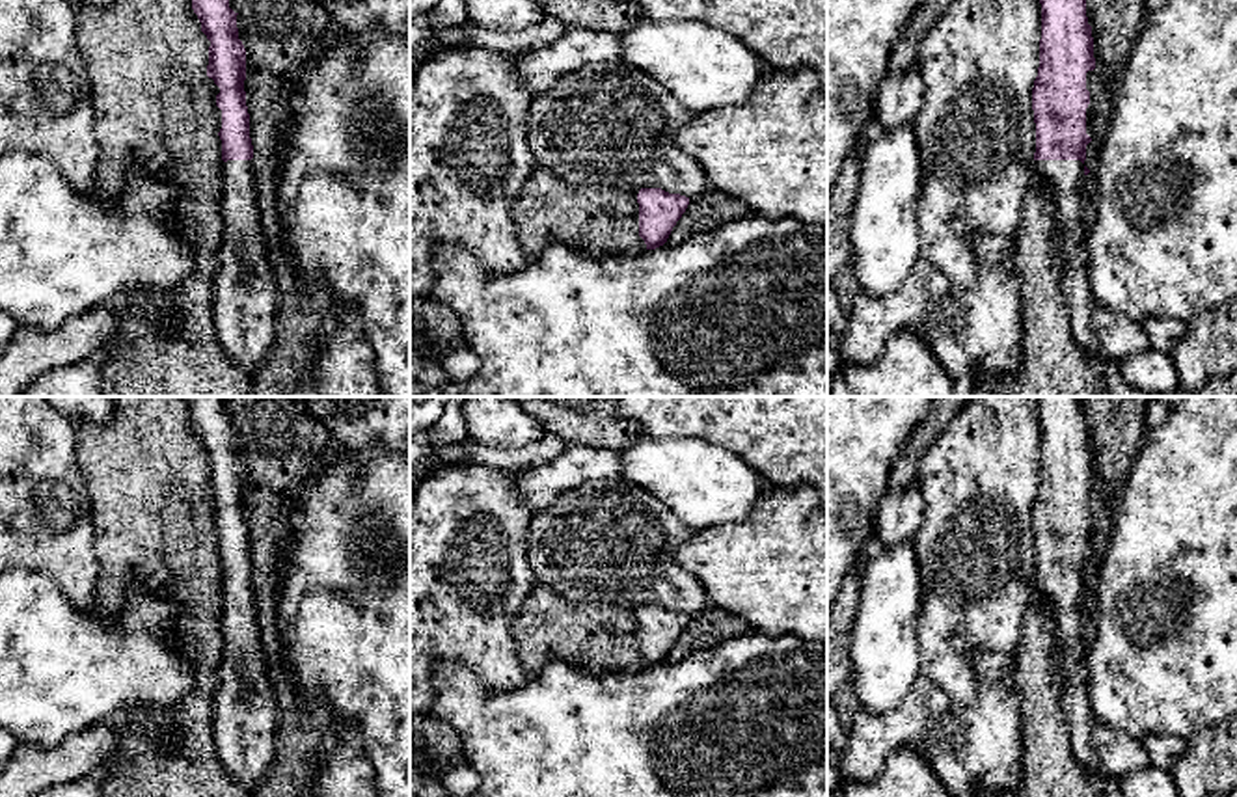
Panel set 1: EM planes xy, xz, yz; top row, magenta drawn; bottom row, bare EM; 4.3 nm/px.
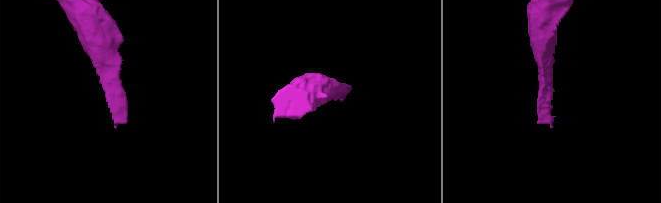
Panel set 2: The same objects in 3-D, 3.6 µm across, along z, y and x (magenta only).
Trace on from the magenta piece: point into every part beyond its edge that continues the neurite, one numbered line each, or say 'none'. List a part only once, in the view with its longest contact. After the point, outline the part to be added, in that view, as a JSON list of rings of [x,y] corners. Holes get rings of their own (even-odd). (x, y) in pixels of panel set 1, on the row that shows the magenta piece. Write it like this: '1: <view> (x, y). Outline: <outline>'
1: yz (1064, 179). Outline: [[[1034,160],[1034,175],[1038,177],[1034,186],[1051,192],[1056,214],[1056,242],[1060,246],[1062,266],[1060,289],[1069,311],[1071,335],[1101,365],[1110,397],[1237,397],[1237,371],[1211,380],[1196,391],[1177,387],[1164,395],[1135,391],[1125,384],[1120,374],[1120,363],[1101,352],[1090,326],[1090,317],[1097,304],[1086,272],[1088,253],[1082,222],[1088,214],[1088,192],[1084,164],[1081,160]]]

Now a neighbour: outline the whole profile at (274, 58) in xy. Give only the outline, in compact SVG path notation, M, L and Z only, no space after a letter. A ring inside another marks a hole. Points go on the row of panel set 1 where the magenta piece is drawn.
M229 0L237 13L238 39L246 48L246 106L250 114L250 138L253 145L253 182L266 236L268 261L279 290L276 313L276 341L253 376L255 397L300 397L304 371L315 358L319 343L335 326L335 304L324 283L307 285L296 276L285 246L285 229L278 214L278 171L281 147L292 128L292 110L287 102L289 89L313 58L320 58L320 35L332 24L330 15L315 0Z

